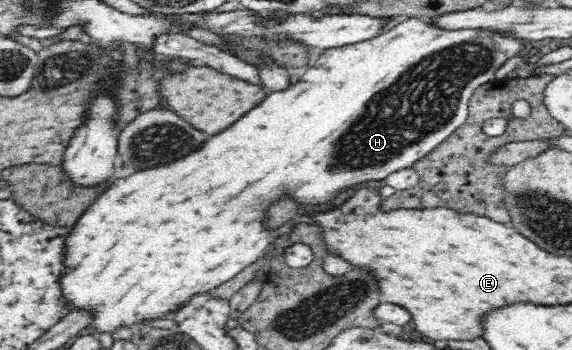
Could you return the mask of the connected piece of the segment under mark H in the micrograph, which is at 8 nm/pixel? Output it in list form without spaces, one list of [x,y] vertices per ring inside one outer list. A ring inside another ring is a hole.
[[[408,17],[401,18],[390,28],[372,39],[325,49],[324,53],[318,57],[315,65],[312,65],[298,83],[290,84],[286,89],[280,91],[267,91],[264,99],[242,115],[238,121],[234,121],[225,131],[212,135],[206,143],[202,143],[200,149],[188,153],[180,161],[164,163],[158,167],[150,169],[136,170],[134,174],[127,178],[118,178],[111,183],[109,188],[94,203],[84,210],[80,219],[72,226],[73,230],[66,242],[65,267],[67,270],[61,277],[63,296],[67,297],[73,307],[77,309],[87,309],[93,311],[95,318],[91,323],[94,334],[107,332],[112,334],[119,328],[133,330],[143,325],[142,322],[155,320],[166,316],[170,311],[174,311],[178,305],[183,305],[196,293],[209,291],[226,283],[235,275],[238,275],[244,268],[252,265],[267,250],[266,247],[280,235],[292,231],[292,223],[286,223],[278,229],[268,229],[264,225],[266,211],[272,203],[288,195],[296,203],[312,205],[312,207],[324,207],[336,201],[340,191],[346,191],[350,187],[356,187],[366,181],[380,181],[386,179],[390,173],[400,171],[400,169],[412,168],[416,162],[420,162],[438,145],[445,142],[457,131],[467,120],[469,112],[469,101],[474,91],[481,85],[496,80],[496,71],[508,61],[510,57],[518,55],[522,51],[526,41],[521,37],[516,37],[513,33],[501,33],[493,29],[483,27],[464,27],[464,29],[442,29],[438,27],[432,18]],[[380,89],[386,91],[390,89],[388,95],[380,97]]]

